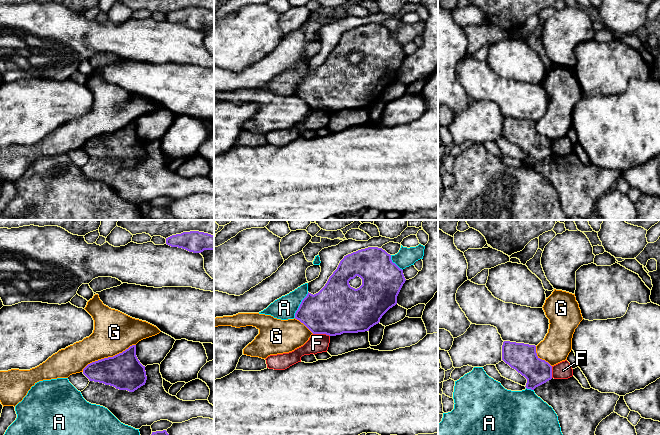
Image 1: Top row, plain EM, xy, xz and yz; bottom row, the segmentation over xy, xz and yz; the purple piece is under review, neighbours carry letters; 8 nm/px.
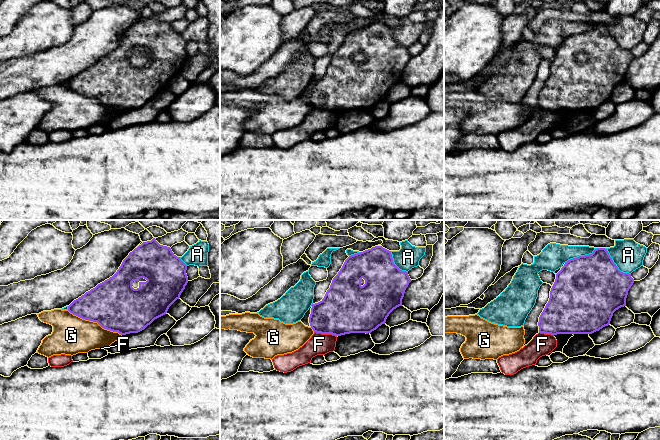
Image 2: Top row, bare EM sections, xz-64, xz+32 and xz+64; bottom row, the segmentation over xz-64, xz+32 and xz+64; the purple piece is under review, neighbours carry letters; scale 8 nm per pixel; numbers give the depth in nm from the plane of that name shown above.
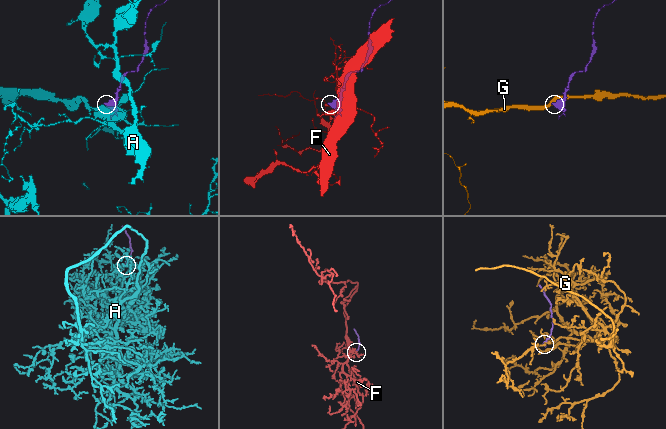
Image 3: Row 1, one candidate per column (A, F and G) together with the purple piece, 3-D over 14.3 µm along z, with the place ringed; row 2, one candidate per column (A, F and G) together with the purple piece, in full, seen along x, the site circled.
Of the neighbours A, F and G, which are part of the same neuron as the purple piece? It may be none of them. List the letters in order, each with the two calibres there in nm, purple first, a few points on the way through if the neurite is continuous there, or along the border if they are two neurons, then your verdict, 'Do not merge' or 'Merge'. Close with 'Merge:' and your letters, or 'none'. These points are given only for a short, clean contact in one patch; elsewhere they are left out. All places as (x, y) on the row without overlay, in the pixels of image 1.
A: Thickness 360 nm (purple) against 190 nm. Do not merge
F: Thickness 400 nm (purple) against 160 nm. Boundary: xz (313, 109), (325, 109), (329, 112). Do not merge
G: Thickness 300 nm (purple) against 340 nm. Do not merge
Merge: none

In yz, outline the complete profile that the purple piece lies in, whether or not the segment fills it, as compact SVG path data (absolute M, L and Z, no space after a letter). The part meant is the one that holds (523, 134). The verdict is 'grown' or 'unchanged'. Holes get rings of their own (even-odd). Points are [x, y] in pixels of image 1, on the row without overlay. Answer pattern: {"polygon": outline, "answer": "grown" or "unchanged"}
{"polygon": "M504 117L502 136L527 155L527 165L552 155L552 142L537 132L535 121Z", "answer": "unchanged"}

